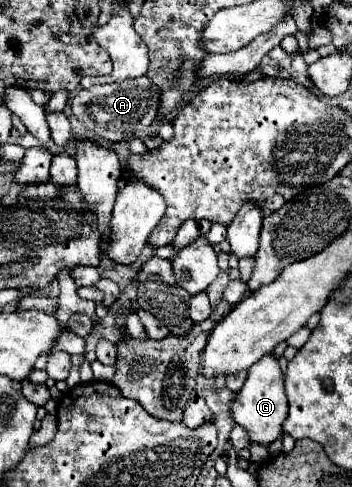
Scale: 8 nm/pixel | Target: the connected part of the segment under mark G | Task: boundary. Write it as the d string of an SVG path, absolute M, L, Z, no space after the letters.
M273 353L265 355L263 361L259 361L257 365L253 365L249 369L245 385L237 393L237 397L231 405L231 411L233 411L235 423L239 423L247 429L251 441L269 445L279 437L281 425L287 419L287 393L285 393L285 375L279 367L279 359Z

